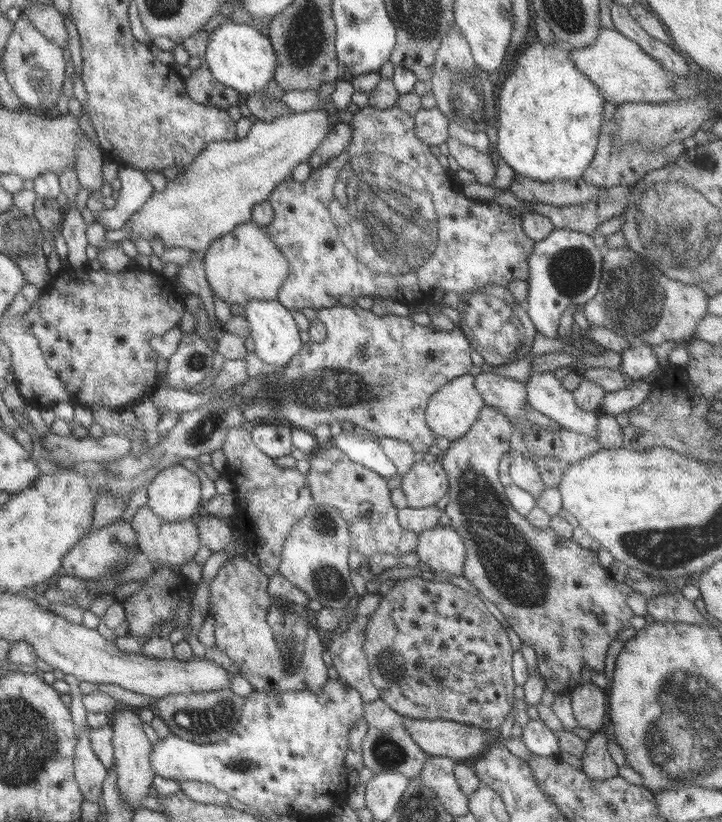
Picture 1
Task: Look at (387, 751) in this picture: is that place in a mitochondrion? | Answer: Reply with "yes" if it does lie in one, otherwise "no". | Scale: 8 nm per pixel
yes

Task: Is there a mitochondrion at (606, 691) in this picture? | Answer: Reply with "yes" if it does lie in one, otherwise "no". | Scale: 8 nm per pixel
no

